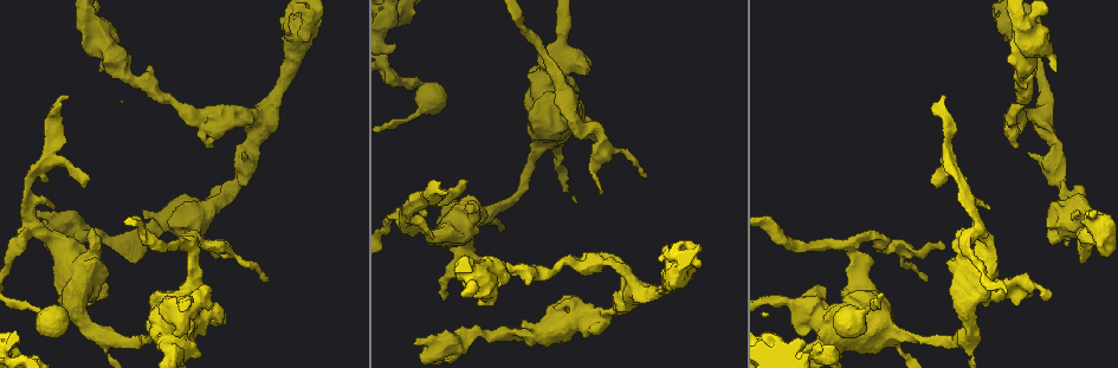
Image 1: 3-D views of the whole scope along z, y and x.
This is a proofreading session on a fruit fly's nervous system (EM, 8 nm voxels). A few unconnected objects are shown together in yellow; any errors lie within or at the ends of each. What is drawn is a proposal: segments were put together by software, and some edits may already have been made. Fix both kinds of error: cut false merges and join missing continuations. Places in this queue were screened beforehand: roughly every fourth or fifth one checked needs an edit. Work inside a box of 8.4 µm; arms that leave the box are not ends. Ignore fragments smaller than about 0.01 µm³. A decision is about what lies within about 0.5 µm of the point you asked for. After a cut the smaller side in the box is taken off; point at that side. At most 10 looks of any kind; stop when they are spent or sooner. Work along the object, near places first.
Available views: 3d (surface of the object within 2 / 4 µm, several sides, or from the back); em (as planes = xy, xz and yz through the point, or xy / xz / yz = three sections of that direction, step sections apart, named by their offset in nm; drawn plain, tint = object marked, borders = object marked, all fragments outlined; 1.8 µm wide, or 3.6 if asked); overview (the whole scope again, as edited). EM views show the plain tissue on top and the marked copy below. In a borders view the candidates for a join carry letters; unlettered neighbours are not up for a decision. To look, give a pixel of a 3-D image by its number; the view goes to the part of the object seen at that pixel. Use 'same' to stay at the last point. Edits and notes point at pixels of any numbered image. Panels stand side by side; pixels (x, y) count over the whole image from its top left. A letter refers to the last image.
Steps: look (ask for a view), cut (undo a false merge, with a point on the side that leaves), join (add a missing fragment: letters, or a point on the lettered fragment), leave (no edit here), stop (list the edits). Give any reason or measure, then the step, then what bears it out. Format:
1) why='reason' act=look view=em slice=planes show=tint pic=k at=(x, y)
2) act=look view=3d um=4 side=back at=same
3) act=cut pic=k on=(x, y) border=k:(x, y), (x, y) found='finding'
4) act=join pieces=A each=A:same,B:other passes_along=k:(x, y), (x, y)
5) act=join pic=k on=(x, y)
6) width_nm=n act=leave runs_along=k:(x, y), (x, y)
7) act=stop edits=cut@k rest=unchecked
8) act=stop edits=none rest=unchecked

act=look view=3d um=4 pic=1 at=(39, 212)

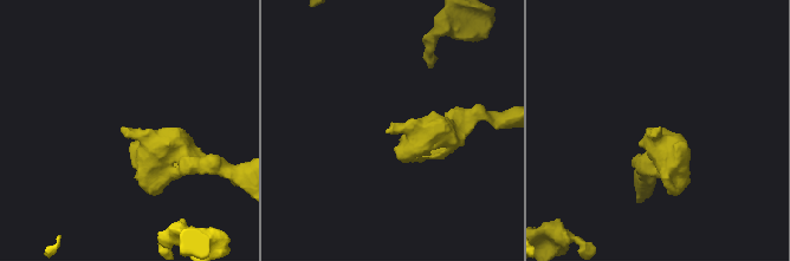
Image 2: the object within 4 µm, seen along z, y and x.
why='now the EM' act=look view=em slice=xy step=8 show=borders pic=2 at=(388, 131)

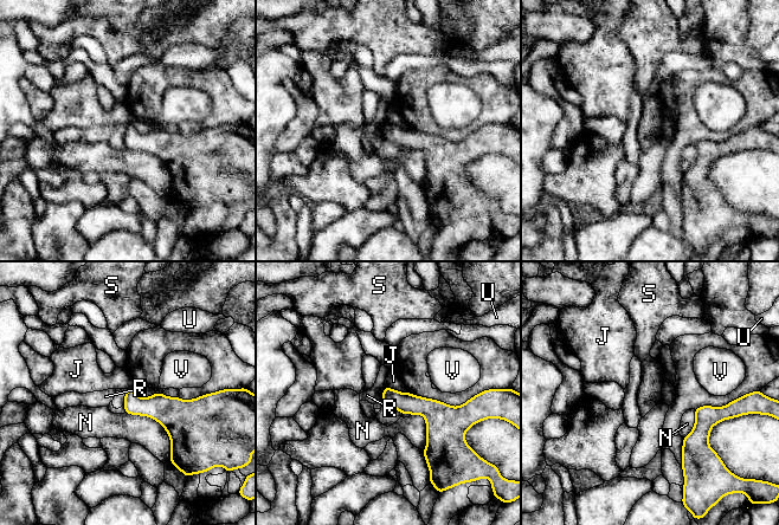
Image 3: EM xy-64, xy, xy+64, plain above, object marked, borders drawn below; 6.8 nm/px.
why='another direction' act=look view=em slice=planes show=borders at=same

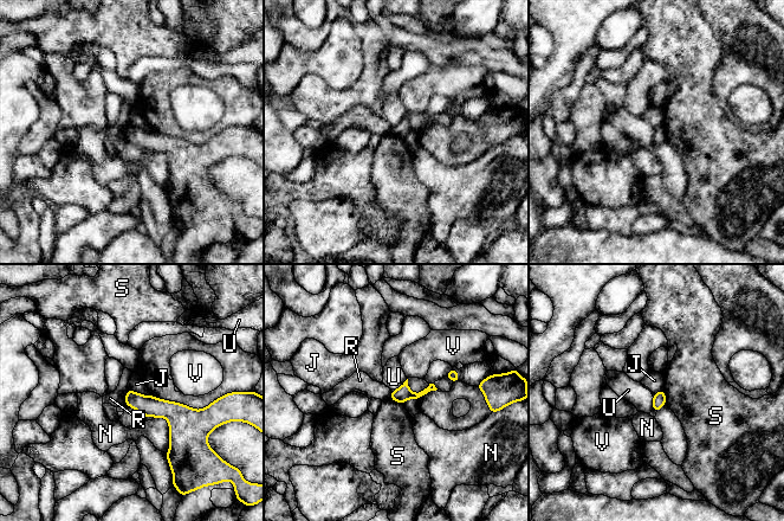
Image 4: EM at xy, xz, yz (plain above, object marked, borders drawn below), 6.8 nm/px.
act=leave each=J:other,N:other,R:other,S:other,U:other,V:other border=4:(663, 390), (666, 404) found='none of them fits'

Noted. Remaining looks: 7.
why='sharp bend' act=look view=3d um=2 pic=1 at=(1025, 39)

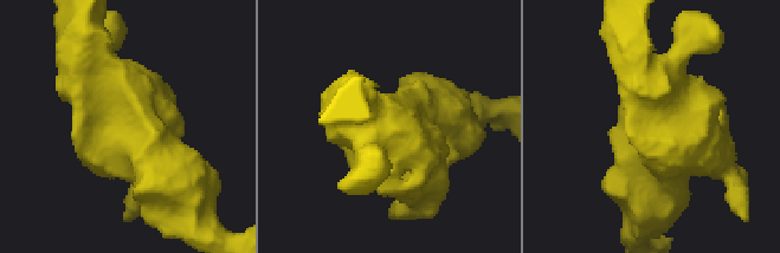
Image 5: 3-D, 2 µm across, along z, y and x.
arms=4 why='now the EM' act=look view=em um=3.6 slice=yz step=8 show=tint pic=5 at=(395, 128)

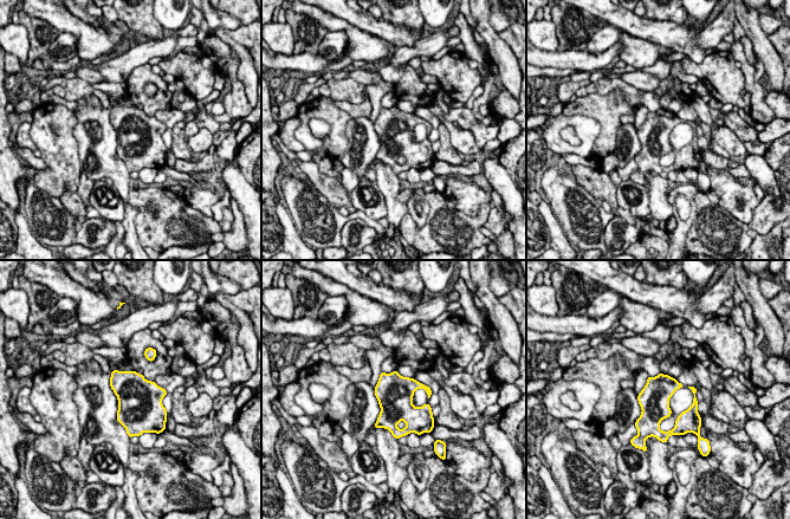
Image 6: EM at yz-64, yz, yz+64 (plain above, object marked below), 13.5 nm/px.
why='cut it another way' act=look view=em um=3.6 slice=planes show=borders at=same

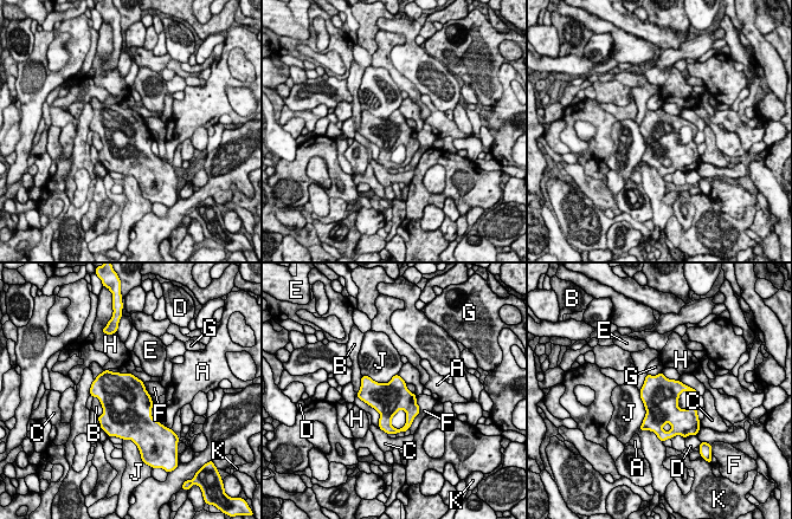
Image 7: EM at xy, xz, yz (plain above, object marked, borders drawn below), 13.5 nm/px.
width_nm=440 longest_contact=J:650nm act=leave each=A:other,B:other,C:other,D:other,E:other,F:other,G:other,H:other,J:other,K:other found='one neuron here'

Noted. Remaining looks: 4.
why='an open end' act=look view=em um=3.6 slice=planes show=borders pic=1 at=(524, 321)

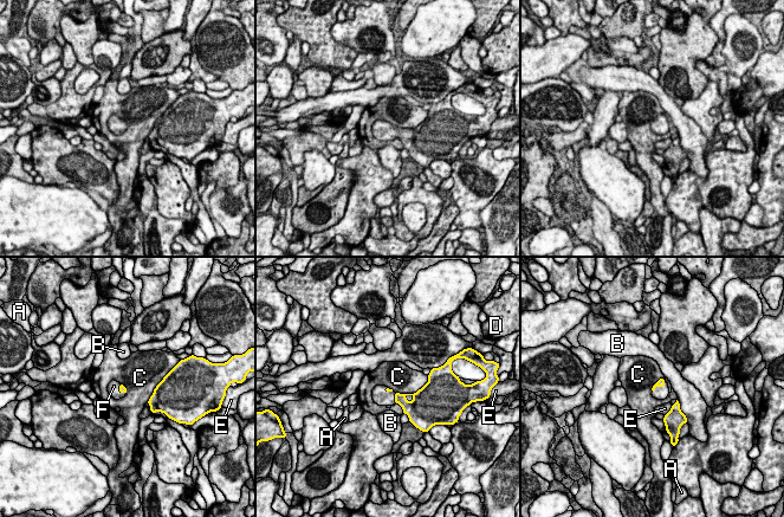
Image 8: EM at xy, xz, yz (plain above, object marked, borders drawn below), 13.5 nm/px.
longest_contact=C:500nm act=join pieces=F each=A:other,B:other,C:other,D:other,E:other,F:same passes_along=8:(660, 382), (659, 386), (661, 393) found='the neuron continues'

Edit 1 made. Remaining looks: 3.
act=look view=overview

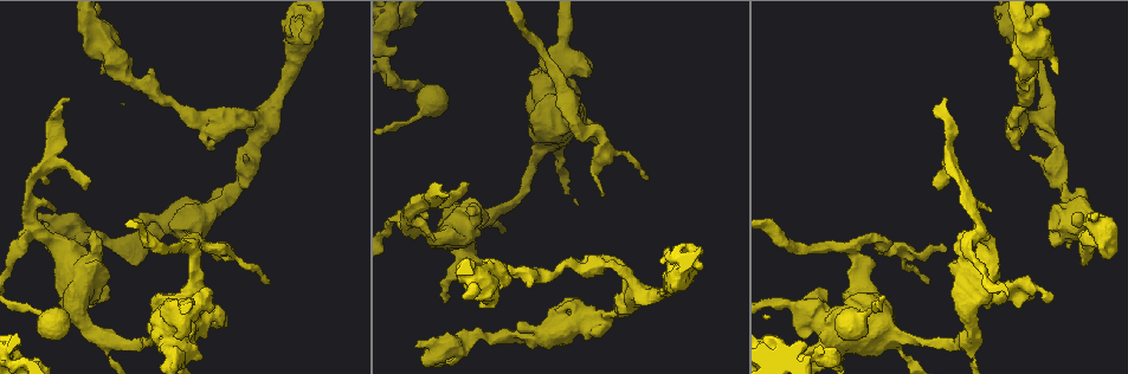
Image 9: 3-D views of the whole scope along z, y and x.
act=look view=3d um=2 pic=9 at=(1058, 179)

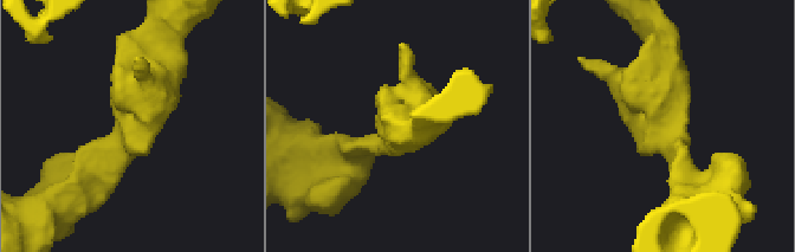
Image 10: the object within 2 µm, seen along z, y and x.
act=look view=em slice=xy step=8 show=borders pic=10 at=(671, 116)

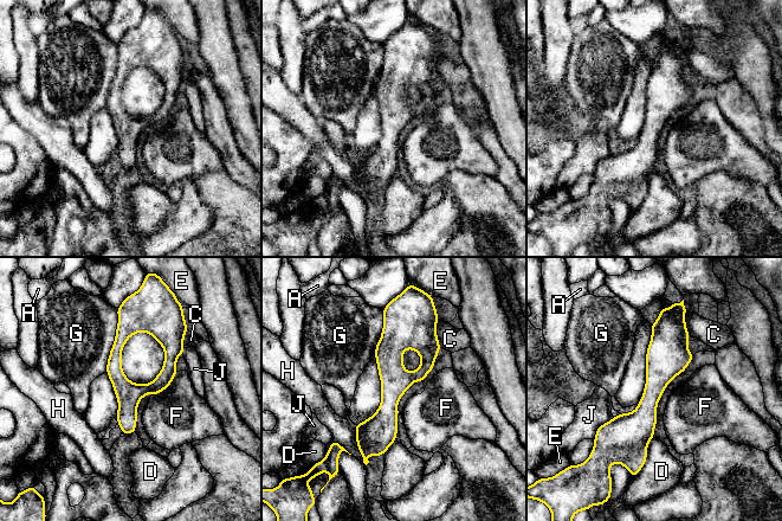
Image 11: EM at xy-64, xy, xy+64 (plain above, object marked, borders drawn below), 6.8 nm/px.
longest_contact=G:440nm act=leave each=A:other,C:other,D:other,E:other,F:other,G:other,H:other,J:other border=11:(178, 372), (167, 387), (153, 396) found='all the same neuron'

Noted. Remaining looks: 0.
act=stop edits=join@8 rest=unchecked

